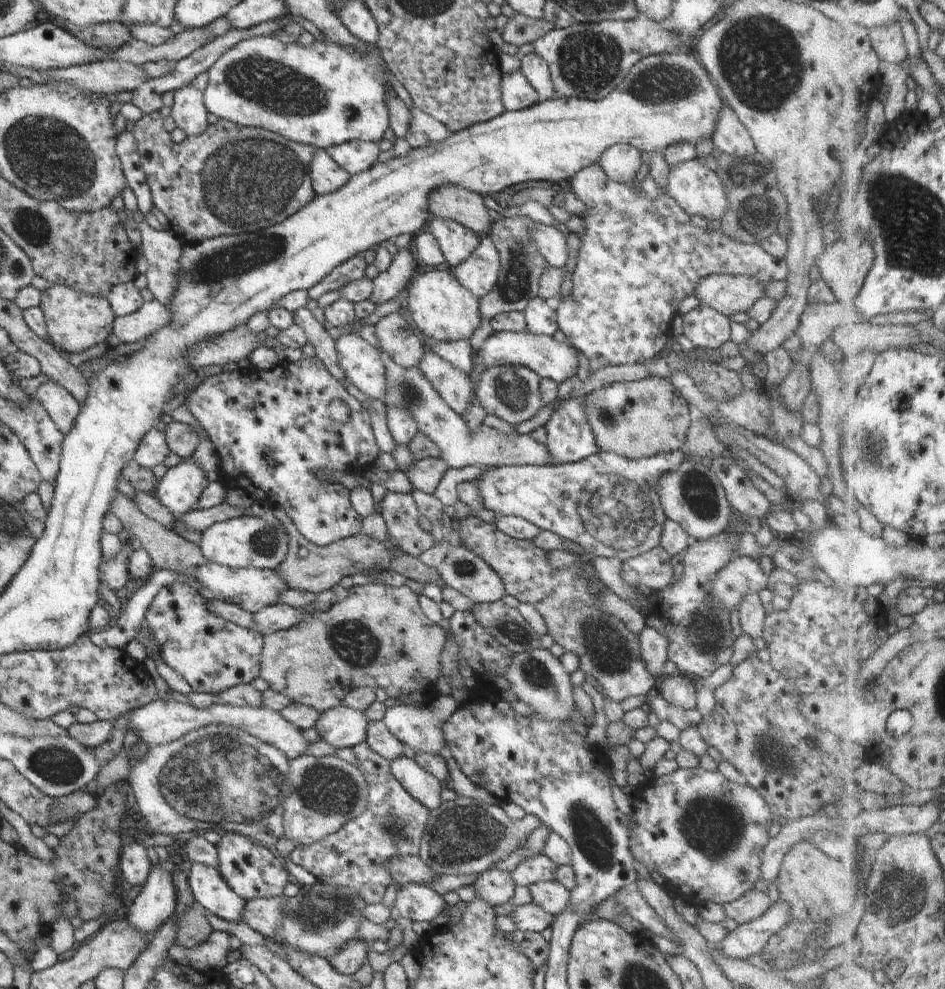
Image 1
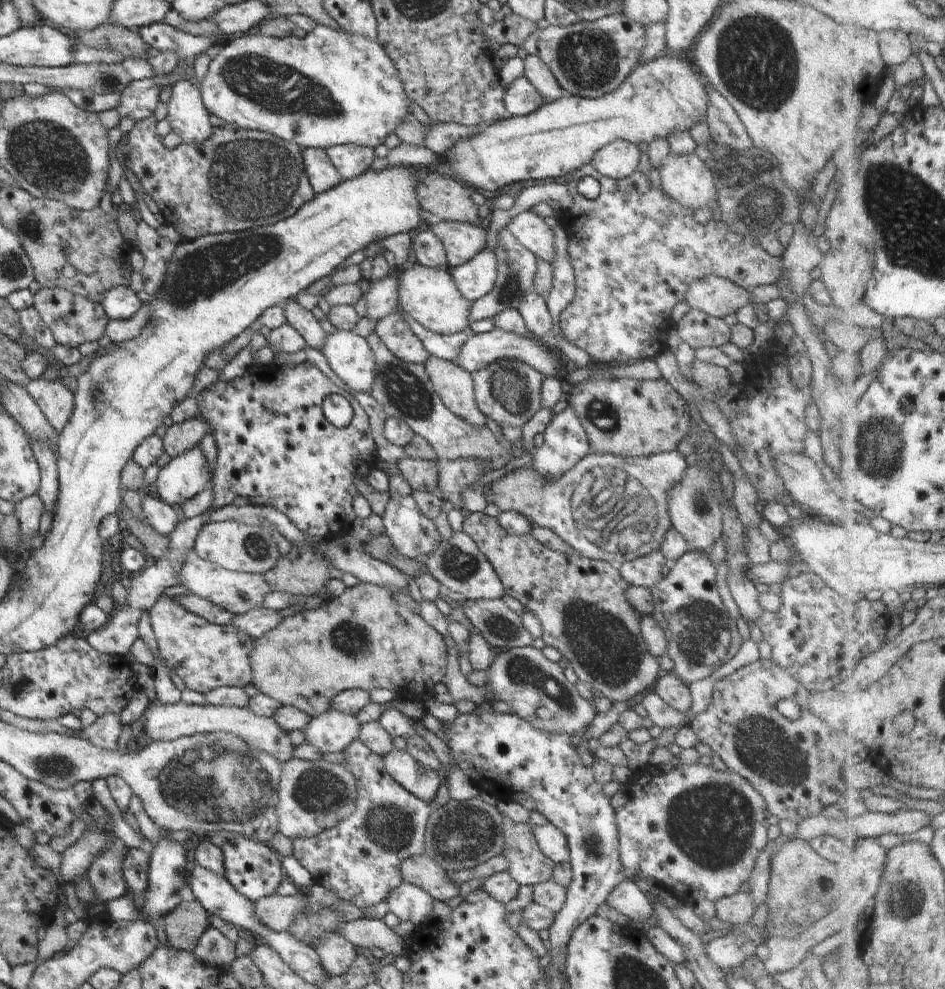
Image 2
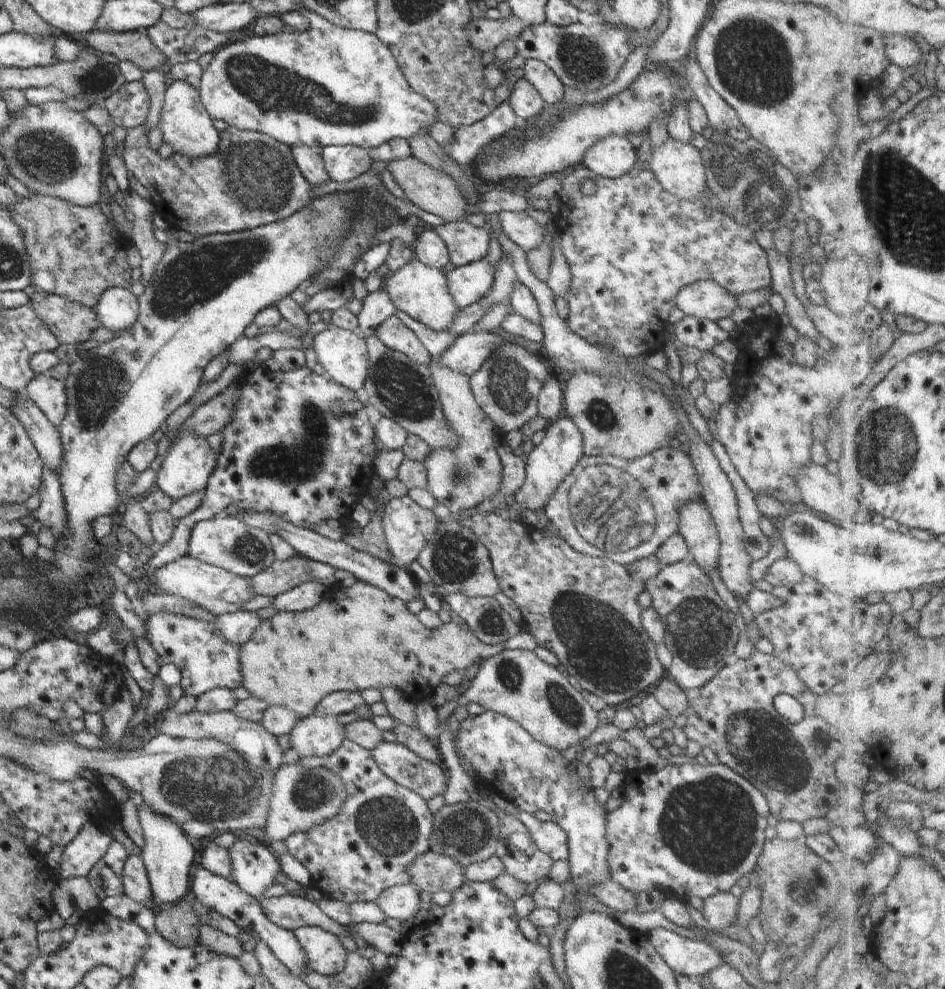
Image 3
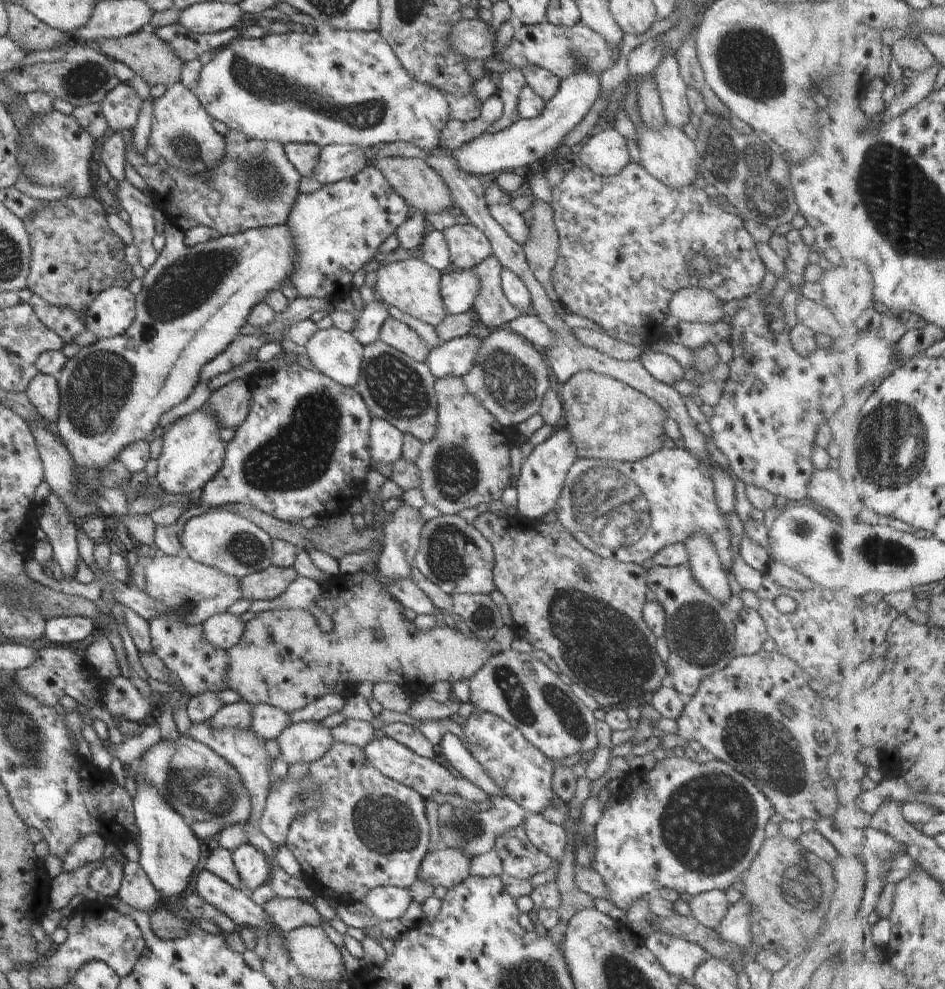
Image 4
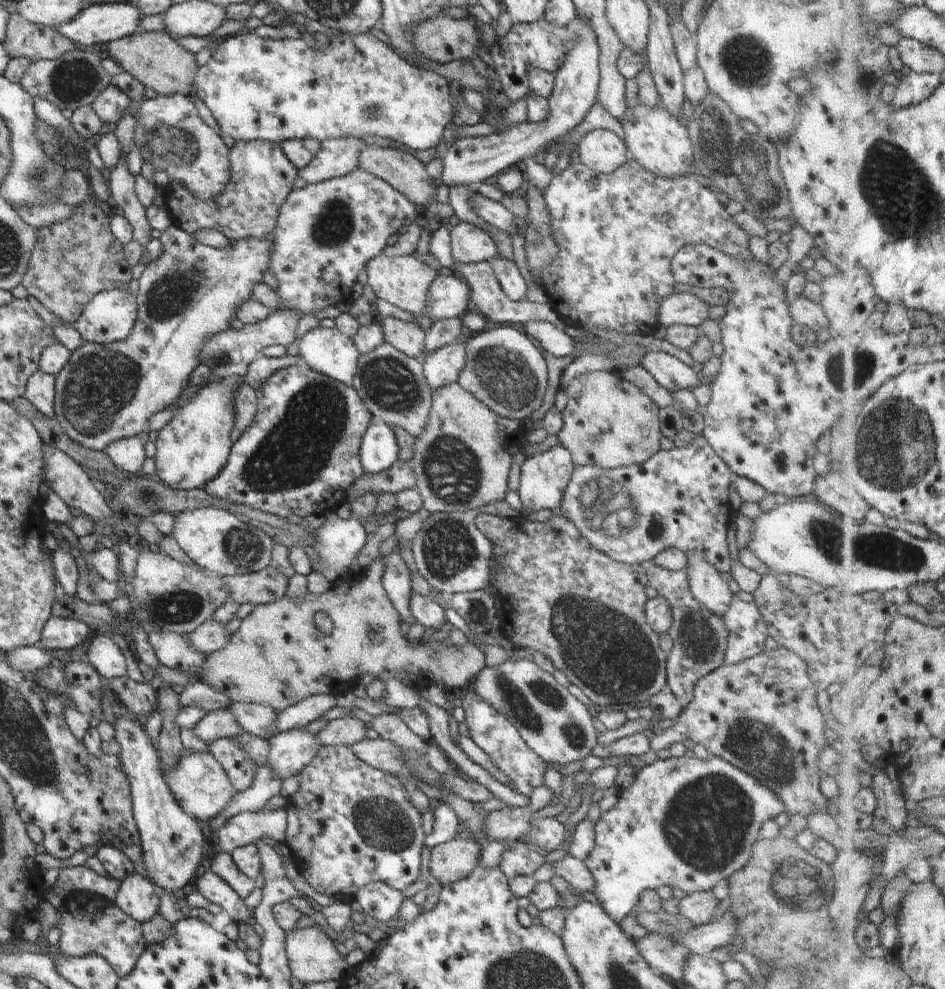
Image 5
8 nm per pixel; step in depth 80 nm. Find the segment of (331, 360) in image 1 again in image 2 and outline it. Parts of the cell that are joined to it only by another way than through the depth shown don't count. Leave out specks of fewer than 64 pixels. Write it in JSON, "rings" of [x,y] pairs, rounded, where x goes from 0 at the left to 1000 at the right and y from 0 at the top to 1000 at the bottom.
{"rings":[[[301,304],[295,309],[301,312],[304,327],[320,339],[325,350],[341,356],[342,349],[346,345],[346,338],[339,331],[338,324],[313,304]]]}

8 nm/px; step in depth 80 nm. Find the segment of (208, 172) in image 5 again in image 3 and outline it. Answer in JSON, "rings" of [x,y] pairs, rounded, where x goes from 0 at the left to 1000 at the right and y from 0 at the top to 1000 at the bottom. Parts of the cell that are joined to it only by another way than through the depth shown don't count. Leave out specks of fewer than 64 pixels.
{"rings":[[[186,82],[177,88],[170,122],[167,126],[171,129],[172,144],[178,144],[184,155],[198,159],[215,159],[230,153],[232,133],[214,105],[211,91],[197,82]]]}

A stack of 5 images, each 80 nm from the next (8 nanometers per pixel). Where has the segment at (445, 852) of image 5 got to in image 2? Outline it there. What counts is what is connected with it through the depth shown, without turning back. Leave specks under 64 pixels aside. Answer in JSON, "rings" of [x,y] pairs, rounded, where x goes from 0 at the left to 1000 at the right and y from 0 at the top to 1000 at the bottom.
{"rings":[[[449,865],[424,870],[422,879],[428,893],[448,898],[461,910],[470,912],[487,904],[487,895],[473,889],[476,883]]]}

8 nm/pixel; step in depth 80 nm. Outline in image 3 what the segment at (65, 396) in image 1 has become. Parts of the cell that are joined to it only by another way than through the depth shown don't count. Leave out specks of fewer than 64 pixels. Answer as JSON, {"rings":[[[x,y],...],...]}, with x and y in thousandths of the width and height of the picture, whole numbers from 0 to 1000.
{"rings":[[[49,378],[37,379],[26,392],[25,398],[49,420],[49,423],[61,433],[71,416],[71,400],[68,387]]]}

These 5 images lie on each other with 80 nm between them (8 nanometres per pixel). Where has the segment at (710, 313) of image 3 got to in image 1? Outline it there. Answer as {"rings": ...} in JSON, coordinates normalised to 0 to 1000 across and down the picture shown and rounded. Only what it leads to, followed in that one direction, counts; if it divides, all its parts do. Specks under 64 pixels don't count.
{"rings":[[[749,278],[740,285],[735,293],[735,299],[742,303],[742,307],[750,309],[768,320],[782,315],[790,315],[804,301],[810,300],[810,287],[801,281],[792,278]]]}

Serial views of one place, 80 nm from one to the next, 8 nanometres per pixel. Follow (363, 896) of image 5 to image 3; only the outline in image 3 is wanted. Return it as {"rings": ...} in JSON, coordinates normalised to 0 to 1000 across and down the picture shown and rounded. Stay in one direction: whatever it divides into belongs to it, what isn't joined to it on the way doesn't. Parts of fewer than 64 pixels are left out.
{"rings":[[[436,893],[431,895],[417,895],[410,898],[397,910],[410,927],[419,930],[437,930],[440,927],[449,929],[450,925],[444,918],[444,900]]]}

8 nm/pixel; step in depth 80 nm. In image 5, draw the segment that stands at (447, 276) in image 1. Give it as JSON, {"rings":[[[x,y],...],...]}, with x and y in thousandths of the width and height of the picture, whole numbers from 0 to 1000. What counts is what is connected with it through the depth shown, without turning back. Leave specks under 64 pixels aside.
{"rings":[[[400,257],[392,261],[385,269],[389,288],[396,293],[399,302],[406,303],[433,317],[440,320],[453,320],[453,291],[457,283],[465,277],[459,275],[455,269],[444,265],[437,258],[434,259],[411,259]]]}

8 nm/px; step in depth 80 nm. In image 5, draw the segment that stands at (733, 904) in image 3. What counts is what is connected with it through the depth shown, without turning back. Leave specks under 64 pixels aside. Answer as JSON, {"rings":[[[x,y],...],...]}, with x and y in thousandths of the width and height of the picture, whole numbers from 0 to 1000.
{"rings":[[[751,901],[731,903],[719,910],[717,924],[734,936],[750,934],[756,931],[761,910]]]}

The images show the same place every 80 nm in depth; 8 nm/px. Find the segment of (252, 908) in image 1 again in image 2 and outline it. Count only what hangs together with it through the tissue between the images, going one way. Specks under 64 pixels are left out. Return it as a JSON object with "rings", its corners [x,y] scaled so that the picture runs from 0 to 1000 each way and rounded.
{"rings":[[[290,903],[268,913],[272,929],[295,943],[306,940],[306,934],[317,921],[325,921],[325,913],[320,906],[302,907]]]}

